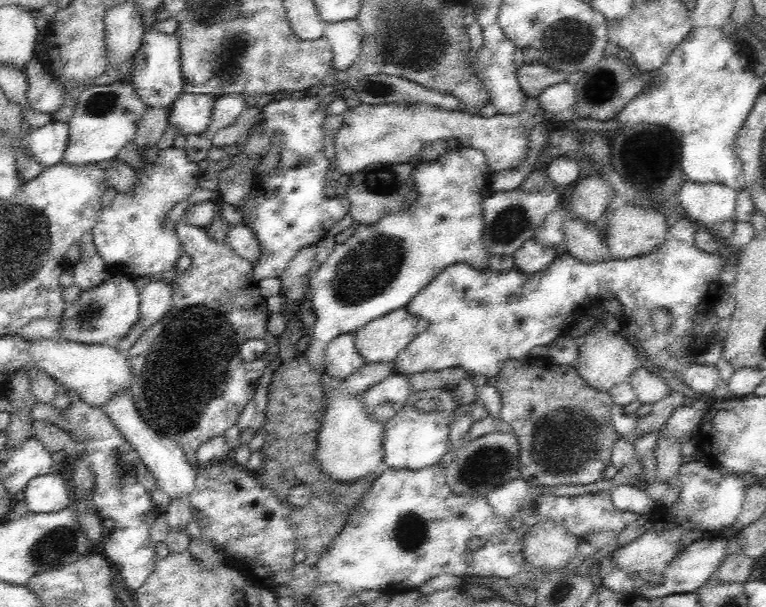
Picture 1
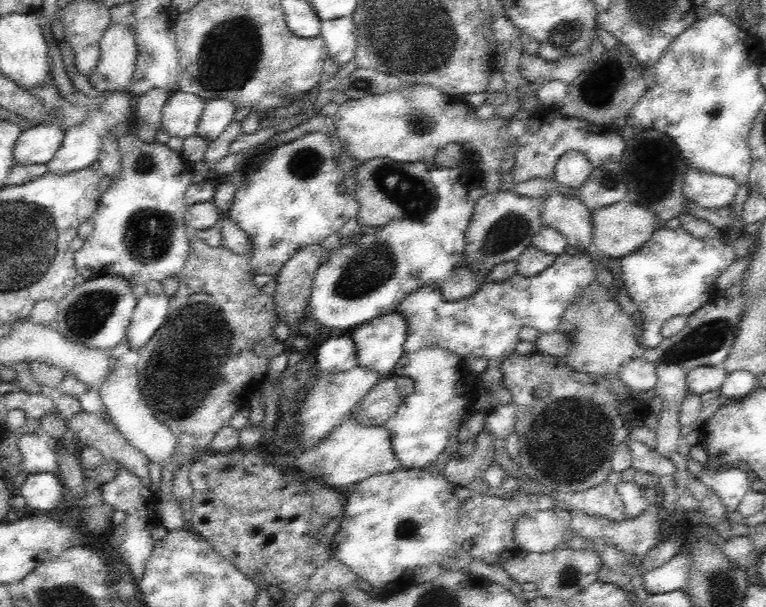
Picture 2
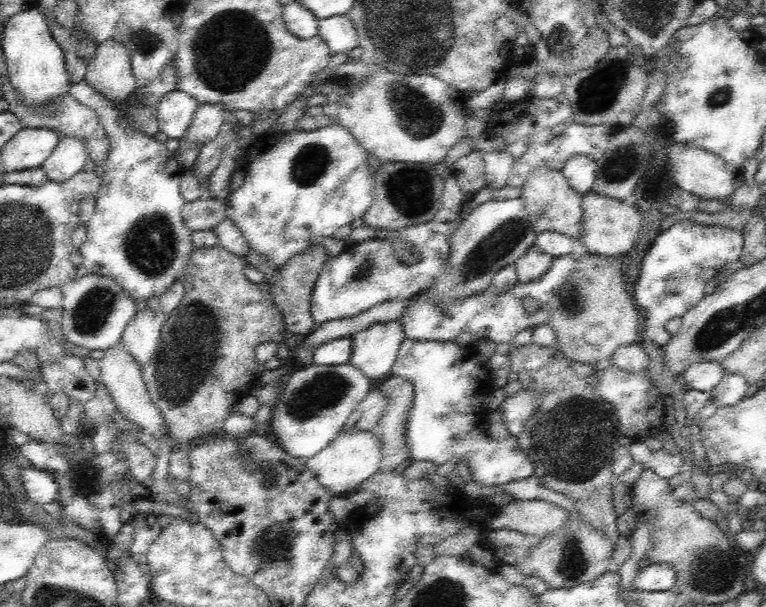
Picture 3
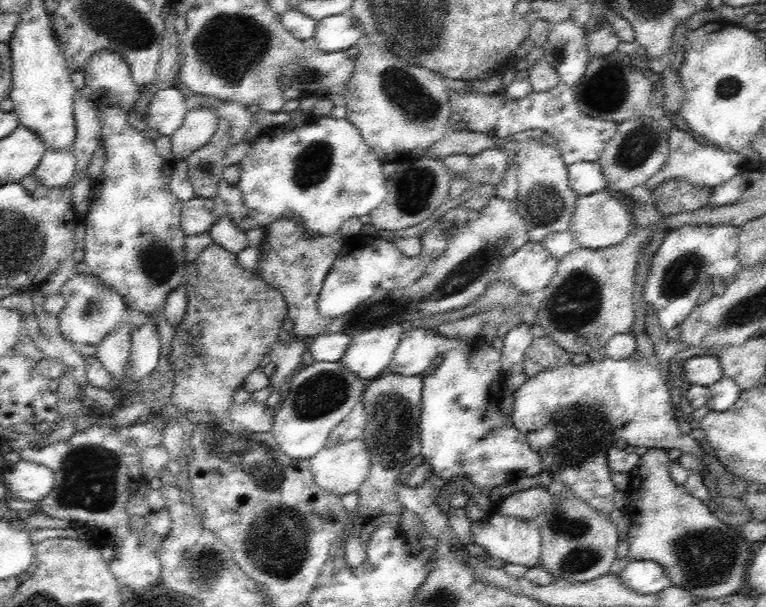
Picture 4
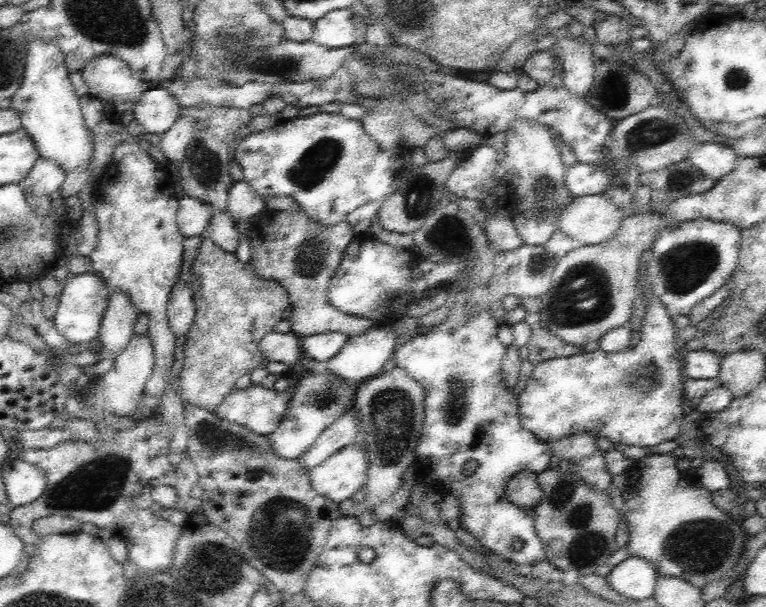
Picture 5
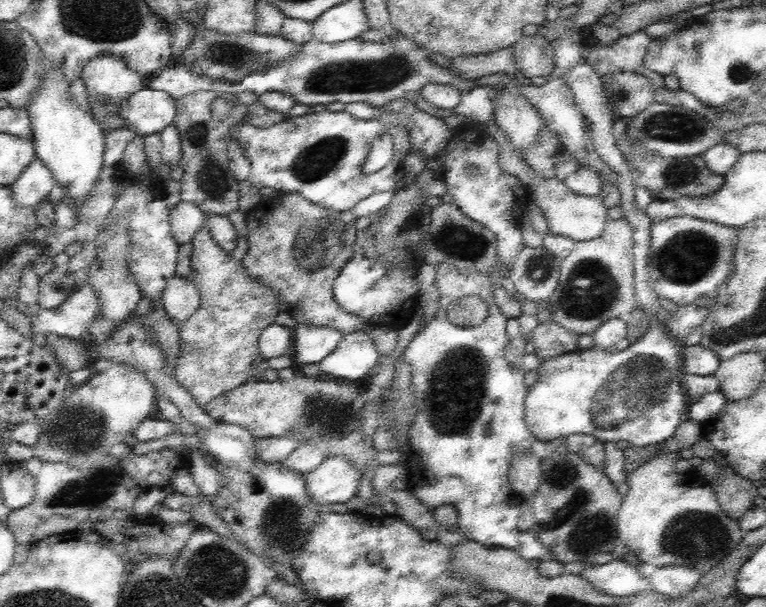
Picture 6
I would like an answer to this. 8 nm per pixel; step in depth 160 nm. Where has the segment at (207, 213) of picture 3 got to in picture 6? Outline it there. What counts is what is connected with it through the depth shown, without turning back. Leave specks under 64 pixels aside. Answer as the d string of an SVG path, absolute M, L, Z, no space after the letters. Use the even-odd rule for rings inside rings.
M181 201L170 214L170 231L175 242L192 242L196 232L205 224L208 215L190 202Z

